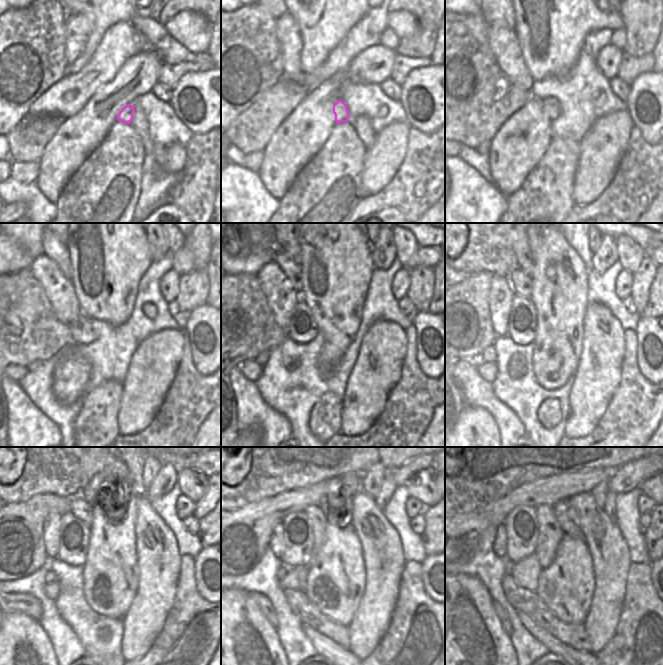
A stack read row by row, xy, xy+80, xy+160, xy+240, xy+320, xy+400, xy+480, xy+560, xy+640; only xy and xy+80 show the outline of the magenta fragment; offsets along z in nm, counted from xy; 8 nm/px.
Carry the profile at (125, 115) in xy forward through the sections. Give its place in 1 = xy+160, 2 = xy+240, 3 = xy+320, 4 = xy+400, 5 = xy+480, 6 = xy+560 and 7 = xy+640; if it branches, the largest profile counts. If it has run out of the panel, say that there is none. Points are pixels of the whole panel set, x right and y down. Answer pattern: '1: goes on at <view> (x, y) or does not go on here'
1: goes on at xy+160 (551, 106)
2: goes on at xy+240 (82, 332)
3: goes on at xy+320 (302, 328)
4: goes on at xy+400 (522, 324)
5: goes on at xy+480 (74, 534)
6: goes on at xy+560 (297, 528)
7: goes on at xy+640 (521, 526)

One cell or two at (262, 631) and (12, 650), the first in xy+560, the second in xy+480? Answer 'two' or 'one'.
one

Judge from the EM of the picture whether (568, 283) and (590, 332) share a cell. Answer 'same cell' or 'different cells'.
different cells

